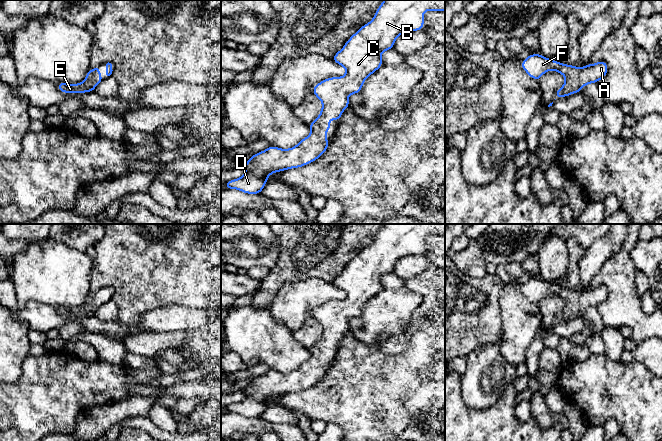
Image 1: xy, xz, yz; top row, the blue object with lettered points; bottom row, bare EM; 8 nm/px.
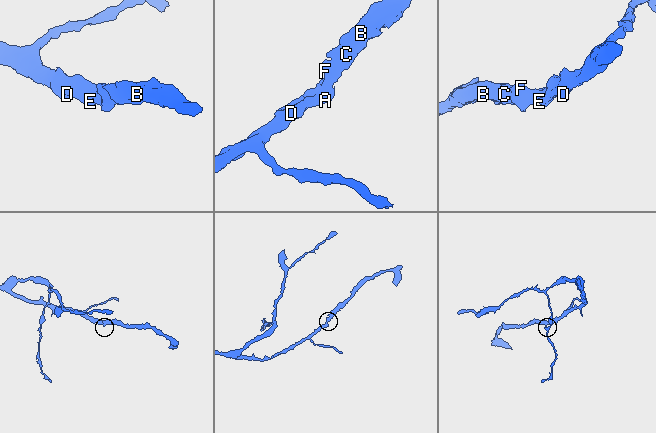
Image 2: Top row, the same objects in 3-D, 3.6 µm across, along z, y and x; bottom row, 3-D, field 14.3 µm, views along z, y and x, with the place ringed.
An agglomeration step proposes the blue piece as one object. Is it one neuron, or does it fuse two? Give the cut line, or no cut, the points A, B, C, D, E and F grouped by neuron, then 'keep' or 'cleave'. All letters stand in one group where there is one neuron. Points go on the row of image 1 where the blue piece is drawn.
no cut; A B C D E F; keep

